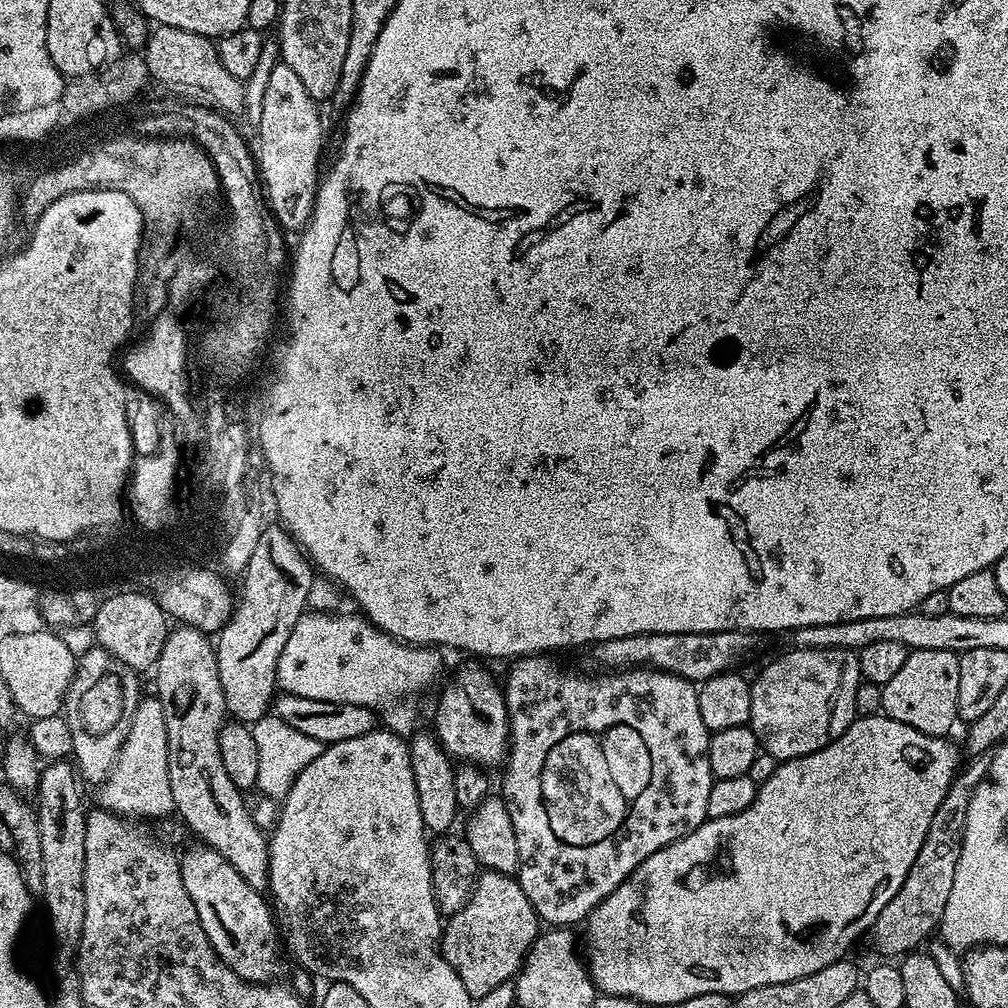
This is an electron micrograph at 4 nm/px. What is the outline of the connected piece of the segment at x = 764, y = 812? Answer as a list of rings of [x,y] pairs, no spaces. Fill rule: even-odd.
[[[877,714],[875,716],[862,716],[853,720],[852,725],[837,740],[832,740],[825,748],[818,750],[814,754],[806,754],[802,758],[794,758],[793,760],[777,763],[774,774],[770,774],[770,778],[766,778],[766,782],[759,784],[756,789],[754,802],[749,808],[742,810],[742,814],[730,814],[726,818],[714,818],[713,820],[707,819],[702,826],[698,826],[698,830],[688,832],[670,846],[650,854],[650,858],[646,858],[646,862],[639,864],[629,874],[628,879],[622,881],[591,912],[586,921],[586,927],[588,927],[586,967],[588,975],[592,977],[592,983],[606,996],[628,996],[631,1000],[635,1000],[641,1005],[664,1004],[664,1006],[671,1006],[674,1002],[686,1002],[690,998],[694,998],[694,994],[714,994],[717,992],[723,996],[735,998],[741,992],[754,990],[754,986],[770,986],[778,982],[790,982],[794,978],[806,978],[806,974],[814,974],[818,970],[822,970],[822,966],[830,966],[836,960],[845,959],[847,952],[844,951],[847,950],[848,944],[854,943],[863,932],[865,935],[871,929],[873,922],[878,918],[878,914],[882,914],[882,906],[886,906],[886,902],[890,902],[890,898],[894,898],[894,894],[898,894],[898,890],[902,890],[902,882],[906,882],[906,874],[910,874],[910,866],[914,866],[914,858],[918,858],[918,850],[922,850],[922,842],[926,838],[926,830],[930,830],[930,818],[934,818],[938,806],[942,806],[942,798],[946,798],[946,790],[952,785],[952,779],[956,777],[956,773],[962,764],[962,759],[960,760],[961,749],[959,747],[956,749],[954,745],[947,744],[948,742],[945,737],[927,736],[910,726],[906,726],[902,722],[894,722],[889,716]]]

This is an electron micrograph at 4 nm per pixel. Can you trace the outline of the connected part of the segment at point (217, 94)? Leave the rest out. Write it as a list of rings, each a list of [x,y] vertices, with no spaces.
[[[161,24],[149,31],[142,55],[148,67],[148,75],[155,83],[157,80],[172,88],[189,88],[192,92],[201,92],[208,99],[204,100],[222,113],[243,113],[244,81],[234,78],[234,74],[222,66],[216,44],[209,37]]]

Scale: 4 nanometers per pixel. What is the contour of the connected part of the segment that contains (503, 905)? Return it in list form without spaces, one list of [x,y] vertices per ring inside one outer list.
[[[481,871],[476,878],[476,886],[472,889],[472,897],[462,910],[447,917],[442,928],[442,951],[446,962],[462,978],[462,986],[473,998],[482,994],[490,994],[494,986],[507,984],[520,971],[524,963],[524,955],[535,942],[542,924],[538,919],[530,898],[522,890],[519,879],[515,875],[502,872]]]

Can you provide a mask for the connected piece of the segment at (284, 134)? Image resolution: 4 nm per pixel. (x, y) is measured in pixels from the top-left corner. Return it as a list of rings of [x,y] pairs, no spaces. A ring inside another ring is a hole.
[[[283,62],[276,64],[266,85],[262,102],[258,176],[268,187],[266,204],[281,229],[299,233],[308,227],[316,205],[316,189],[322,179],[320,154],[324,148],[324,124],[320,121],[317,100],[302,86],[298,74]]]

